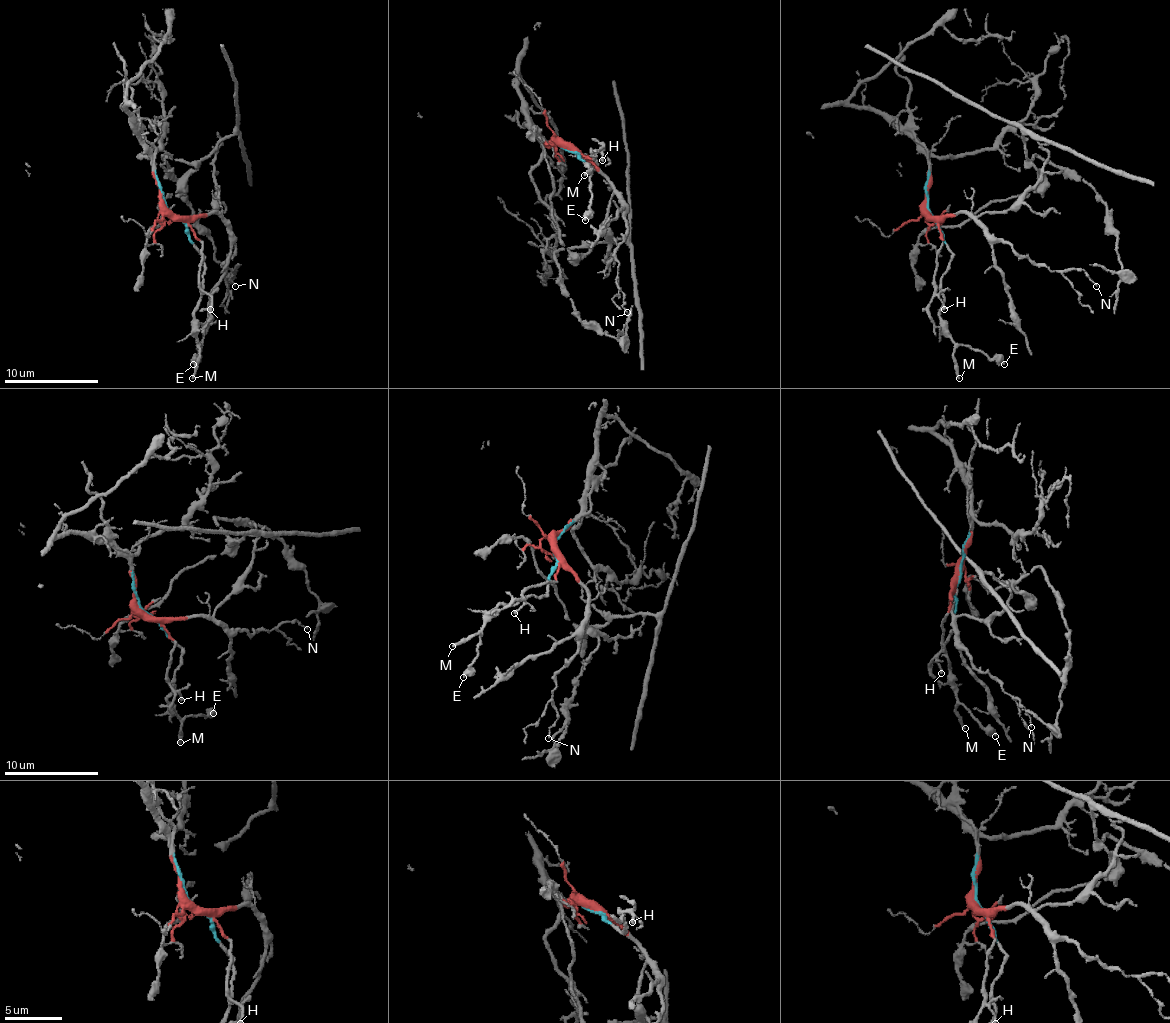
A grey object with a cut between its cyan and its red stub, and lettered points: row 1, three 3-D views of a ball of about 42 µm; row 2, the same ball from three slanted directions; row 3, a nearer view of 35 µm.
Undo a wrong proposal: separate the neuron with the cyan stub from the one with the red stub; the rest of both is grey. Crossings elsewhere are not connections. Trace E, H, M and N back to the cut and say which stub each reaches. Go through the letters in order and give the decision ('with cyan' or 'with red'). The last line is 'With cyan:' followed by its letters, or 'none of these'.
E: with cyan
H: with red
M: with cyan
N: with red
With cyan: E, M

